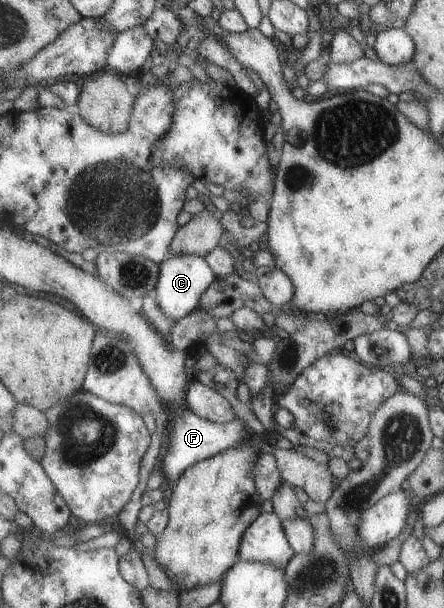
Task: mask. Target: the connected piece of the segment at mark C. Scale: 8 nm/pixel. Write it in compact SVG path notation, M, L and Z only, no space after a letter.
M197 255L172 256L161 264L161 269L161 280L155 294L166 315L176 321L191 315L196 308L201 306L204 294L218 278L207 258Z

